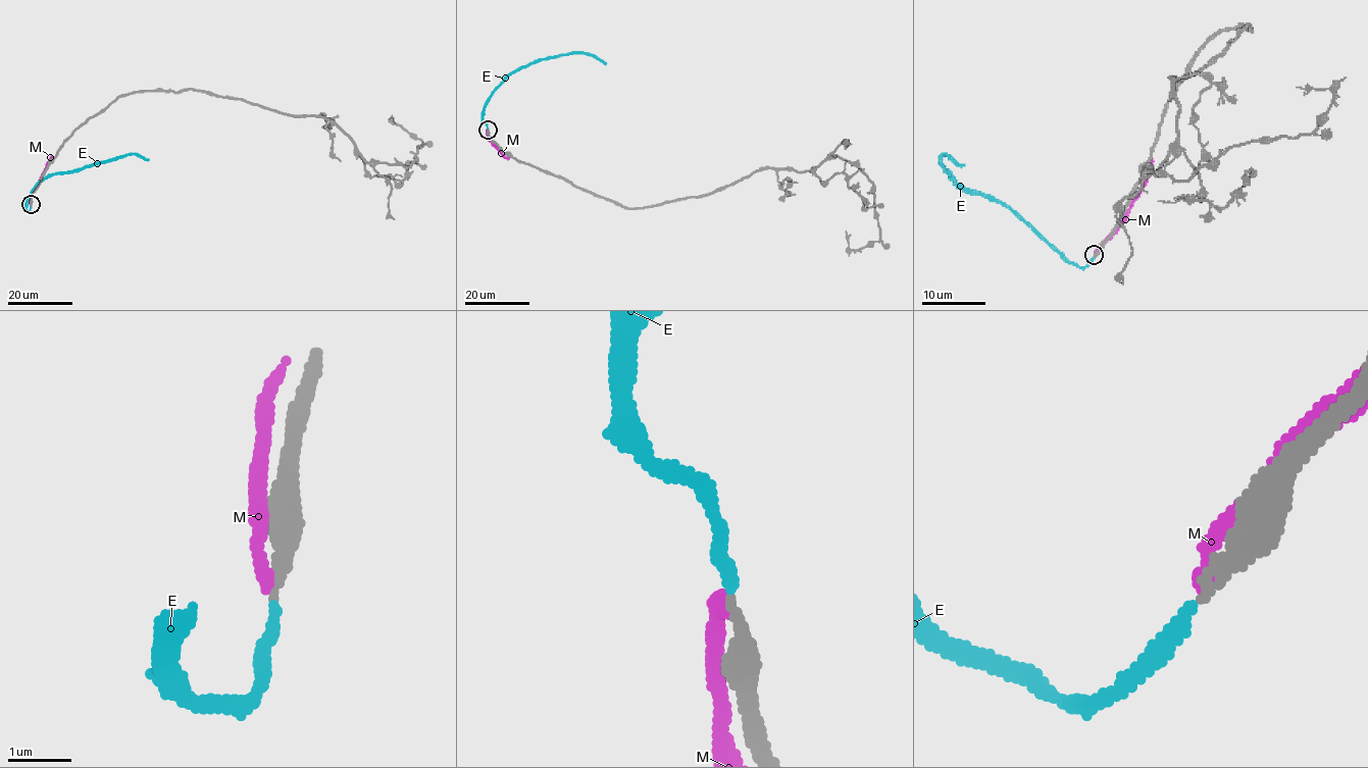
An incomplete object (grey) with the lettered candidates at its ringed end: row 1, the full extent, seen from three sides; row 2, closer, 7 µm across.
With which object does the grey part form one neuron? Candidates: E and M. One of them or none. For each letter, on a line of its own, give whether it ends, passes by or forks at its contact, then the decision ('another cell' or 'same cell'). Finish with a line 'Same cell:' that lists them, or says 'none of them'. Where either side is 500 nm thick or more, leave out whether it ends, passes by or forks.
E: it ends there; another cell
M: it ends there; another cell
Same cell: none of them

